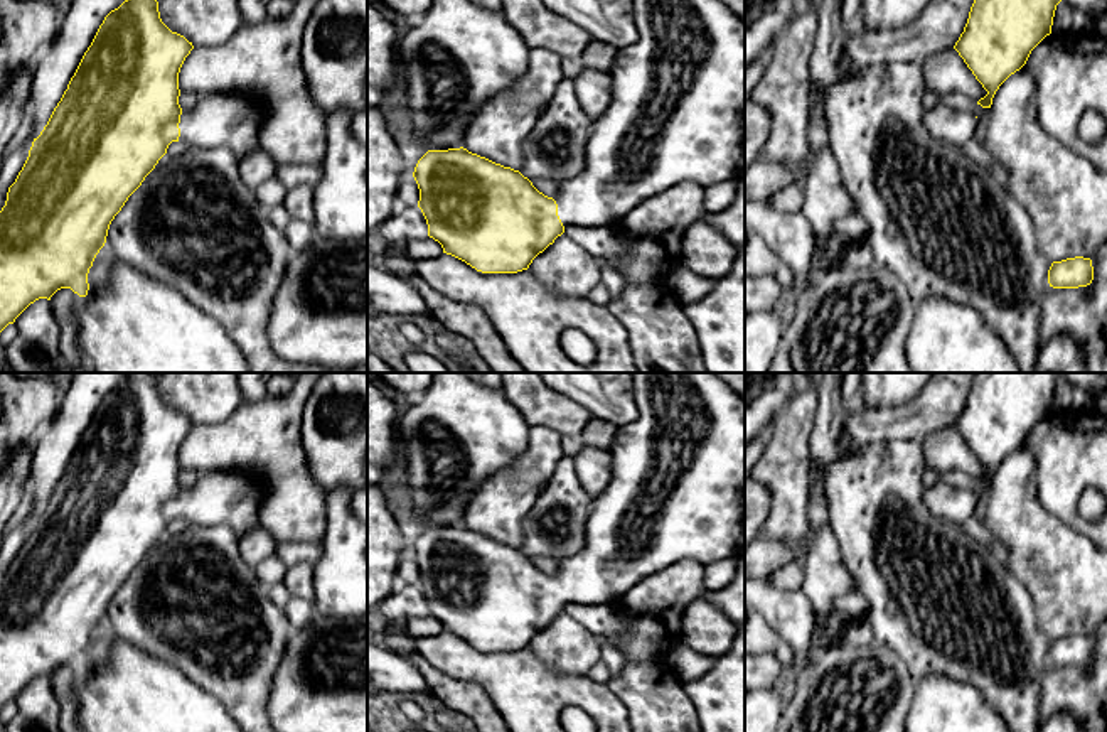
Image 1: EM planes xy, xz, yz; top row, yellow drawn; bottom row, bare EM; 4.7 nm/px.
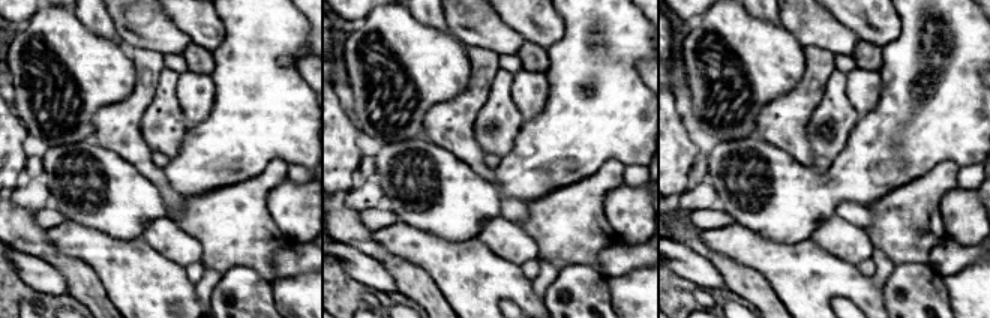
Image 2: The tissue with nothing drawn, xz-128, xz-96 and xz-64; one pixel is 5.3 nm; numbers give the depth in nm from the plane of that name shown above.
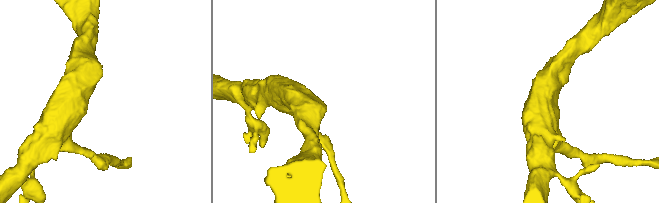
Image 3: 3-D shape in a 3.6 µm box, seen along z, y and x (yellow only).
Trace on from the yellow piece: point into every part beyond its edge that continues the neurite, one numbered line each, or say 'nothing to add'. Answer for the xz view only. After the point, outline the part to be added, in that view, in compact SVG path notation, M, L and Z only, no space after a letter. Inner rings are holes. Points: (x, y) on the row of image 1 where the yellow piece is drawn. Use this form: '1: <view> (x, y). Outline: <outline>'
1: xz (676, 115). Outline: M634 0L634 19L639 40L620 49L610 69L613 81L612 101L608 108L593 120L593 130L586 143L585 169L576 177L561 184L559 194L554 197L558 216L564 228L615 226L640 202L677 184L696 182L706 189L711 184L745 177L745 22L719 0Z

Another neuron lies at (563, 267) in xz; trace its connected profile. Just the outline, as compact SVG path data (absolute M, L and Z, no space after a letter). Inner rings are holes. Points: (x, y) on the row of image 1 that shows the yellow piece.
M564 233L539 253L527 268L544 287L566 297L586 297L602 283L602 260Z

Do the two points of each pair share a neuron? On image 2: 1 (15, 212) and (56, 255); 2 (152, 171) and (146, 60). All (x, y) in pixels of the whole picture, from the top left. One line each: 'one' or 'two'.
1: one
2: one

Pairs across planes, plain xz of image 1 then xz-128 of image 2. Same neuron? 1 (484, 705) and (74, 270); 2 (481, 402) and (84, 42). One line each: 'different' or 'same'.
1: same
2: same

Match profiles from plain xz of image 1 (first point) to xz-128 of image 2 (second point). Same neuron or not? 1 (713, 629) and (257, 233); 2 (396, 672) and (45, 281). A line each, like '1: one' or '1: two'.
1: two
2: one

